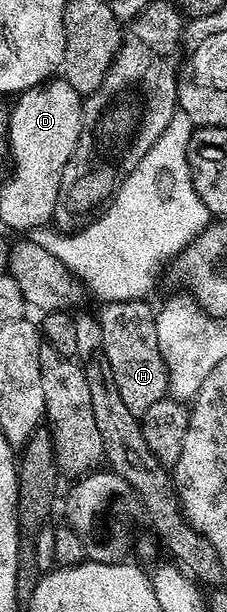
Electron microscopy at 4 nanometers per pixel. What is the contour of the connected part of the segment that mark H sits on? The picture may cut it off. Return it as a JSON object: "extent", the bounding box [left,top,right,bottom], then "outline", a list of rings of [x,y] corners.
{"extent":[99,299,168,417],"outline":[[[131,299],[129,303],[106,303],[99,309],[100,347],[102,355],[104,351],[105,361],[108,362],[106,370],[111,375],[114,385],[118,385],[118,393],[122,396],[126,409],[130,409],[130,413],[137,417],[142,416],[146,409],[150,409],[150,405],[155,405],[168,395],[168,370],[166,361],[162,361],[162,349],[158,349],[156,311],[144,299]]]}

